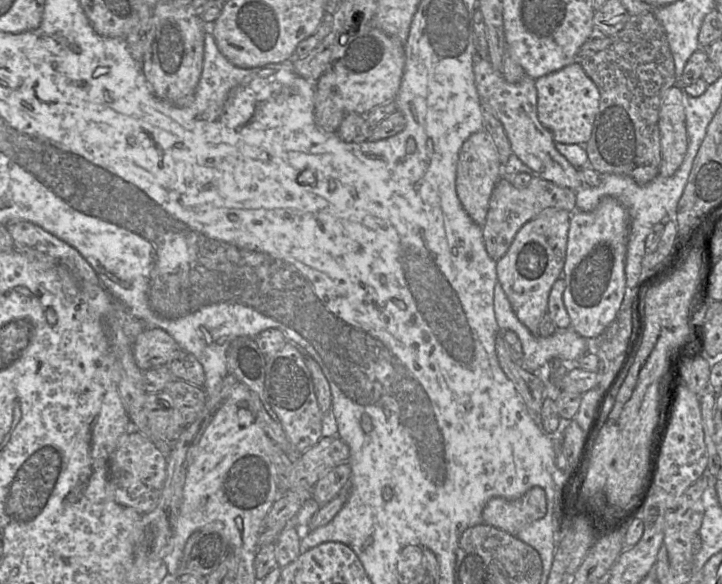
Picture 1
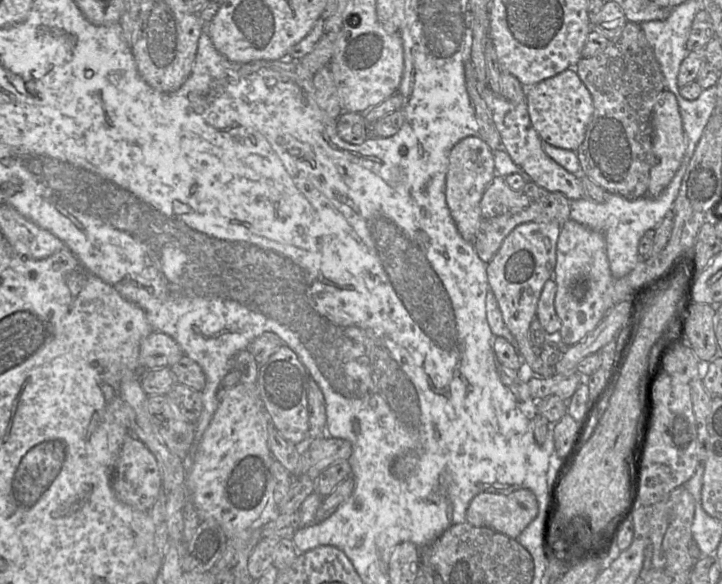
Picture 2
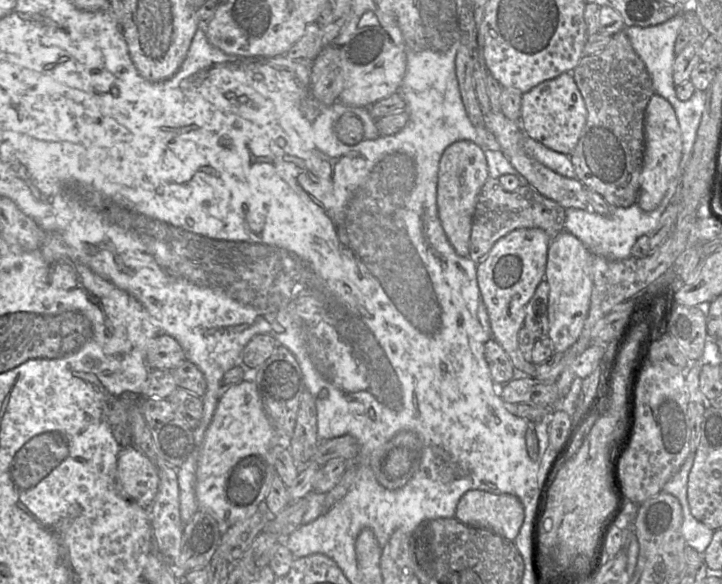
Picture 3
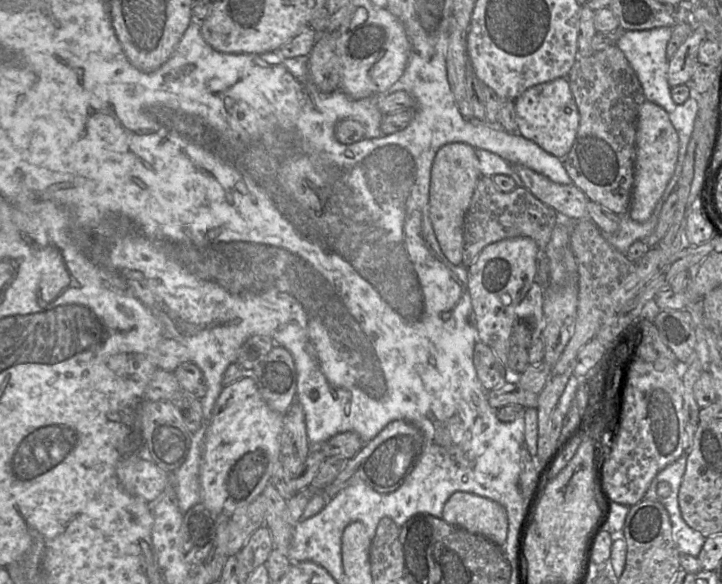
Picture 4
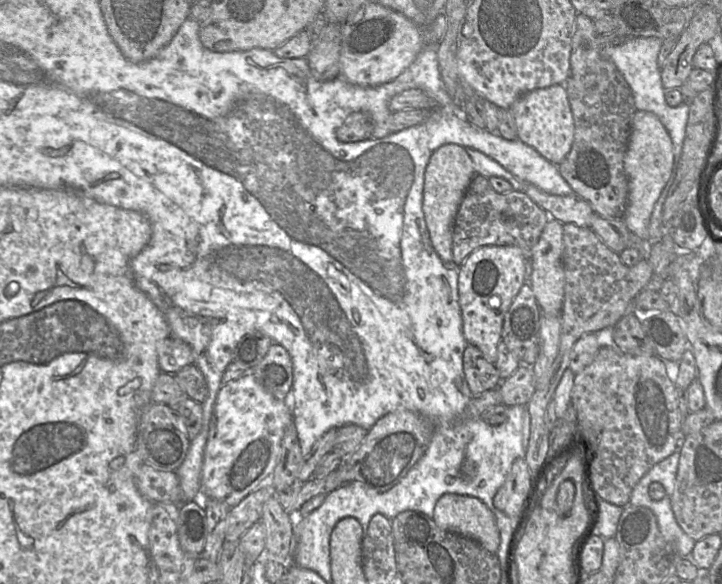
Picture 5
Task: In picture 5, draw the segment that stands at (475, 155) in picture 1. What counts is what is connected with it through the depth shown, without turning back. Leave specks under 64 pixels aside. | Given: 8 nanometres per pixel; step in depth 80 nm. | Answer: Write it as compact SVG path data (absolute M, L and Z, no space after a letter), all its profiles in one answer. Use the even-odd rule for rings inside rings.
M454 143L442 145L434 151L426 167L422 204L425 223L433 248L447 265L453 265L452 244L455 217L475 175L473 161L467 149Z

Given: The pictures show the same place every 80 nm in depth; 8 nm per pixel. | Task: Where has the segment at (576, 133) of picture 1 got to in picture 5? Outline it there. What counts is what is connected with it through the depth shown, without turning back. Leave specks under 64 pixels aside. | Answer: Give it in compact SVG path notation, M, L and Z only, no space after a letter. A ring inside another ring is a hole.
M564 84L538 88L523 94L510 107L517 139L534 148L555 165L559 165L569 153L574 140L574 118Z

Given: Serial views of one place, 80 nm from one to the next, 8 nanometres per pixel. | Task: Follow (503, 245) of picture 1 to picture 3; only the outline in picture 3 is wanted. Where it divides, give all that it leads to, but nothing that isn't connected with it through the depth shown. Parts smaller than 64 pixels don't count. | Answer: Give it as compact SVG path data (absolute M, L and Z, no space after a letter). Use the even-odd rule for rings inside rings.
M489 176L477 197L467 257L478 264L500 238L516 229L540 228L552 238L556 237L564 230L565 220L566 209L531 185L521 184L517 190L507 191L498 178Z

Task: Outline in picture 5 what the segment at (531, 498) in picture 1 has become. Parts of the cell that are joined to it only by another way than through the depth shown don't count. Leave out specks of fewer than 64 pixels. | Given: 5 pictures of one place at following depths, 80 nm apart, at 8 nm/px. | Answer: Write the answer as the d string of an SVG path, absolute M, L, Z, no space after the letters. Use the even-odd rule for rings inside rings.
M445 494L435 505L432 519L442 529L477 541L491 553L500 546L500 532L494 514L478 498Z

